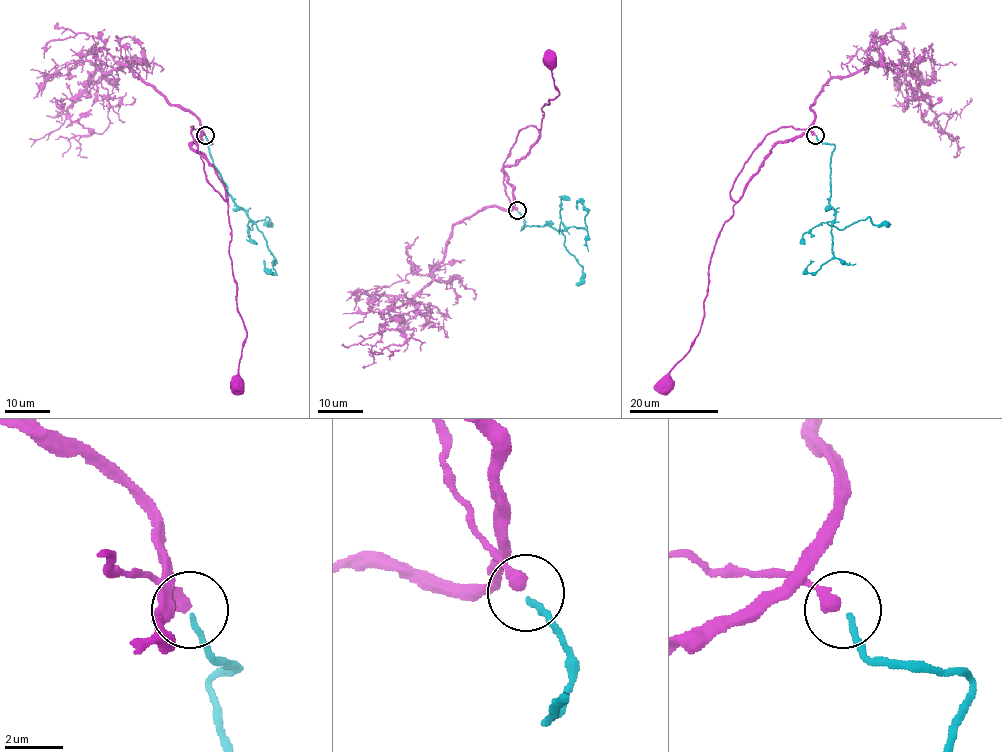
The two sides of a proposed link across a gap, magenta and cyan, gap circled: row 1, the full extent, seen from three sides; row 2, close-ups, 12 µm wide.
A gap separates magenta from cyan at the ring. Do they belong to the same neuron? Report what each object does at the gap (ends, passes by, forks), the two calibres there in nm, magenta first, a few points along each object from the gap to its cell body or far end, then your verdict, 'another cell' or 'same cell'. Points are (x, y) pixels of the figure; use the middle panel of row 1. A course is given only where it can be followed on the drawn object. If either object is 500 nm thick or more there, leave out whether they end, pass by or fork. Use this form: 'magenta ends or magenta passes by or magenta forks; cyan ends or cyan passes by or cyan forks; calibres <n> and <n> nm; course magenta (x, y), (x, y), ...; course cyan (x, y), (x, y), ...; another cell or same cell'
magenta ends; cyan ends; calibres 480 and 190 nm; course magenta (517, 210), (503, 168), (511, 167), (537, 142), (542, 106), (559, 93), (554, 85), (551, 60); course cyan (518, 211), (521, 230), (548, 225), (558, 230), (586, 228), (586, 208), (578, 201), (577, 209); same cell

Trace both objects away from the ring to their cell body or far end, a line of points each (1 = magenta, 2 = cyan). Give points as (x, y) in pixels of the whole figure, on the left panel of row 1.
1: (204, 134), (201, 131), (191, 147), (213, 167), (224, 186), (232, 276), (247, 336), (239, 382)
2: (205, 135), (211, 143), (212, 163), (228, 195), (262, 234), (273, 256), (273, 273), (266, 267), (265, 260)

